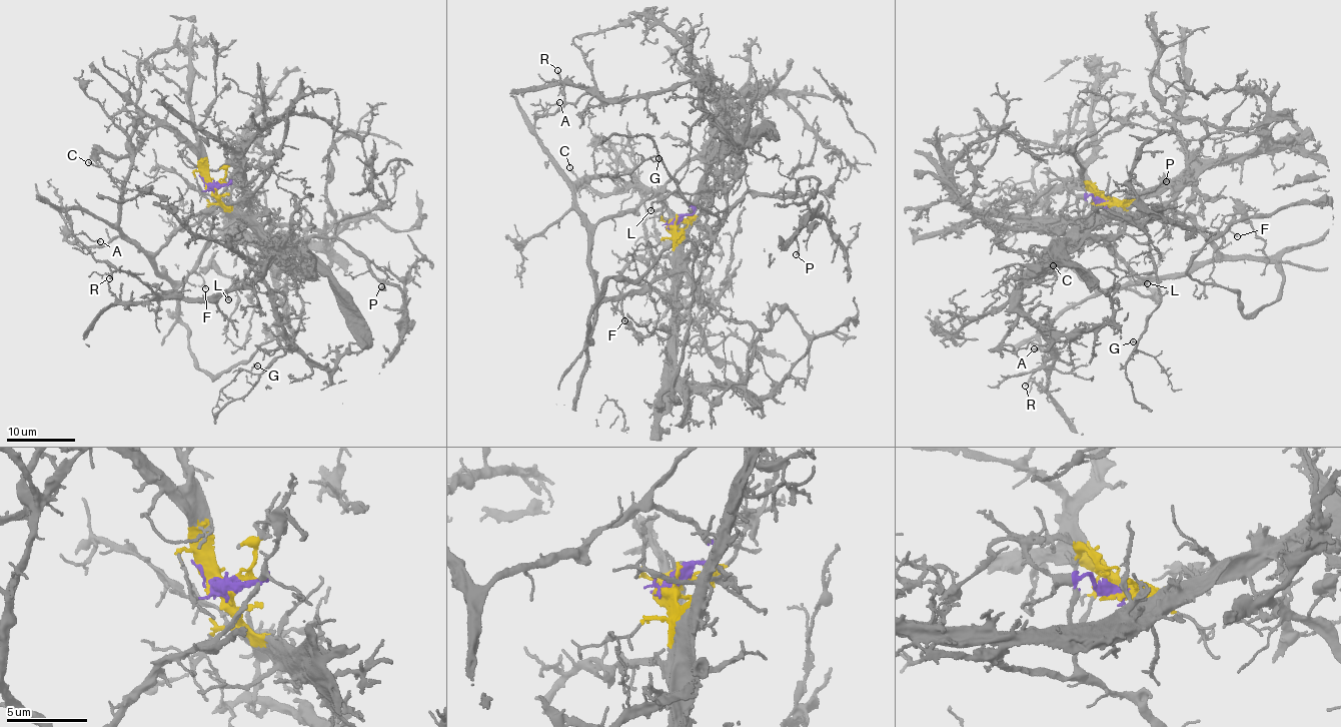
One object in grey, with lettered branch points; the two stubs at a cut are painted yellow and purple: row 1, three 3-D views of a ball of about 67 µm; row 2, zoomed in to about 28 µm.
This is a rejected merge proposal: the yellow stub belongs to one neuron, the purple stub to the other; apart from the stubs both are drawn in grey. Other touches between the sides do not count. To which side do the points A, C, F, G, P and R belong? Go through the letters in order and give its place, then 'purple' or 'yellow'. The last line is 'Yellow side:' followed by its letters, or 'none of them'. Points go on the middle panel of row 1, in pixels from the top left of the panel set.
A: (559, 102) | purple
C: (569, 167) | purple
F: (624, 320) | purple
G: (658, 158) | purple
P: (796, 254) | purple
R: (557, 70) | purple
Yellow side: none of them

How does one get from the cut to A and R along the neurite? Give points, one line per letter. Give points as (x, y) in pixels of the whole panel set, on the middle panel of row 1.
A: (674, 224), (692, 207), (662, 191), (590, 224), (533, 127), (533, 112), (559, 102)
R: (674, 224), (692, 207), (662, 191), (590, 224), (573, 205), (533, 127), (564, 100), (556, 70)

